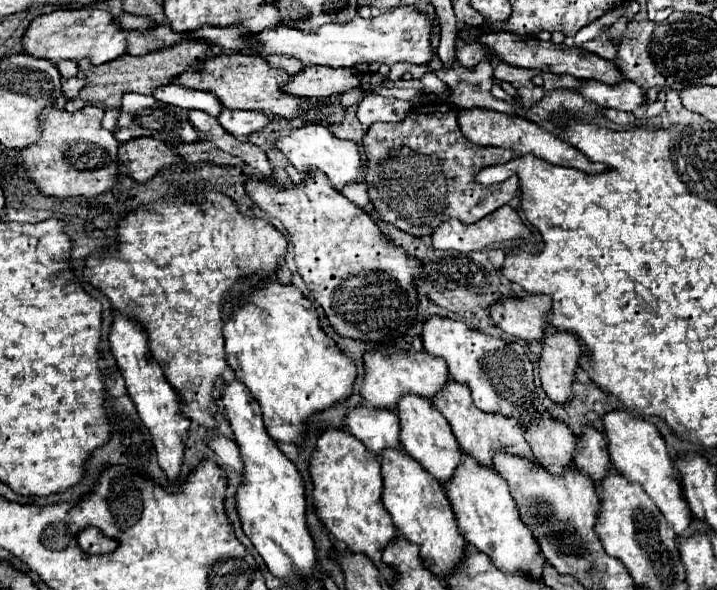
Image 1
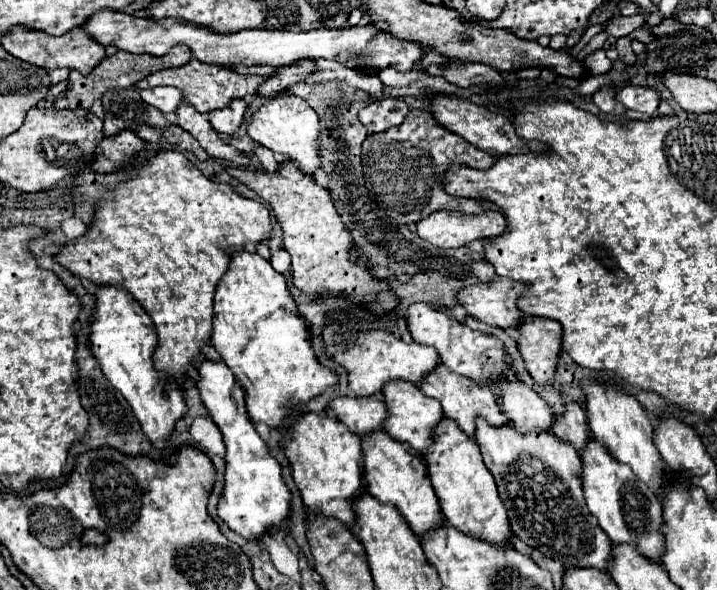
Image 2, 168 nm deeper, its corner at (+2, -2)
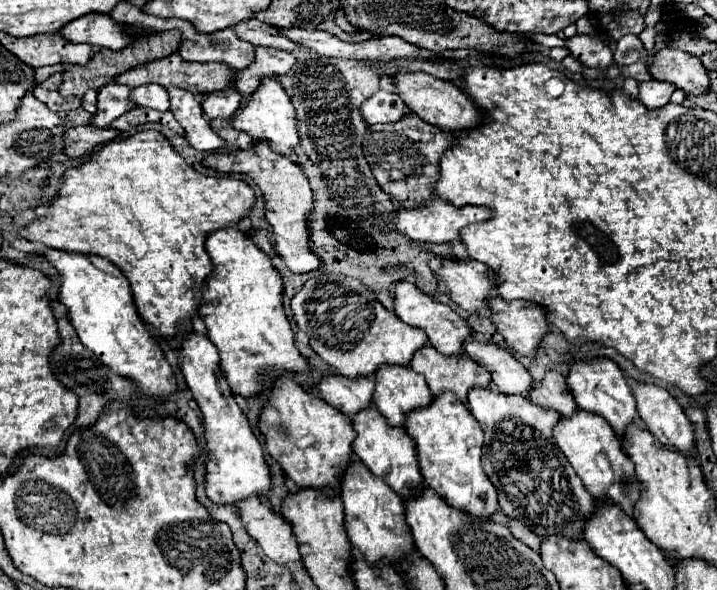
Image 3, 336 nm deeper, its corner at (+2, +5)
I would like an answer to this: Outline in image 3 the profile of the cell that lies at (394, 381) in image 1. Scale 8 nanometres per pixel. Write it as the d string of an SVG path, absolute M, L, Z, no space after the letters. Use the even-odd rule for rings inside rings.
M326 270L308 274L302 290L292 298L292 314L298 328L310 336L312 350L350 380L368 378L382 364L408 366L412 356L428 342L424 330L404 324L362 282Z

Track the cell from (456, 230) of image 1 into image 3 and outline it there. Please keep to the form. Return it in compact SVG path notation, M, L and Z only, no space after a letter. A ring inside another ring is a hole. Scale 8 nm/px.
M436 198L432 200L428 206L422 206L418 210L406 210L406 208L400 208L398 216L396 216L396 228L406 234L408 238L416 240L416 242L436 242L436 244L444 244L444 242L452 242L452 240L458 240L460 238L460 230L468 224L474 224L474 222L486 222L494 216L492 210L484 208L484 206L462 206L462 208L456 208L452 206L450 202L442 200L442 198Z

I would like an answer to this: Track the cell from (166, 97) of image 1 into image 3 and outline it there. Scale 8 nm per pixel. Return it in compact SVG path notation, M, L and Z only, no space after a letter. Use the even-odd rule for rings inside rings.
M144 84L132 90L132 102L136 102L138 106L144 108L154 108L160 112L166 112L170 108L168 102L168 90L164 86L156 86L156 84Z

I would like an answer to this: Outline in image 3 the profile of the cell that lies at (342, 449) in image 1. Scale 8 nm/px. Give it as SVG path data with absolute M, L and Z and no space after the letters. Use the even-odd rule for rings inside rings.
M280 378L260 414L260 432L266 438L268 452L280 462L290 480L300 488L330 488L340 496L342 476L350 464L352 442L356 438L348 416L334 410L334 406L326 404L322 398L316 398L312 392L302 390L294 380Z

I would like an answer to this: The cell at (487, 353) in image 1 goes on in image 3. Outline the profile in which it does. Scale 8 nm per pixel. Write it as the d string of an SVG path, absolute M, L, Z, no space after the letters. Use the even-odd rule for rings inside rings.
M398 282L396 284L396 292L394 292L394 312L396 316L414 326L414 328L422 328L428 334L430 344L446 356L462 356L462 342L466 342L466 338L472 338L472 330L468 326L468 322L464 318L460 318L448 304L436 302L432 300L428 294L420 292L414 284L410 282Z

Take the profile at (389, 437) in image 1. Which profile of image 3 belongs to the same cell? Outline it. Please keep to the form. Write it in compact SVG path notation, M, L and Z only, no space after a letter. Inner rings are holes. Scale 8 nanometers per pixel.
M336 374L326 376L318 390L322 392L322 398L340 410L346 416L354 416L360 410L372 406L372 394L374 394L374 378L358 378L350 382L350 378L342 378Z

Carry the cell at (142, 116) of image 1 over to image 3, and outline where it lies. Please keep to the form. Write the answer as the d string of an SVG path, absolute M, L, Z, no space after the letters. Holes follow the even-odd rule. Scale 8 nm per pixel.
M110 82L98 90L98 112L92 120L98 128L108 128L118 116L138 108L134 102L130 102L130 86L122 86L116 82Z

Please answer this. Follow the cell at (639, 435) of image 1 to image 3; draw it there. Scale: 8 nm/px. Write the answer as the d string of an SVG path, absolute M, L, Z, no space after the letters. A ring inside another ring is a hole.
M608 358L578 360L572 364L572 370L570 370L566 382L568 382L568 388L570 388L572 396L576 398L576 404L580 406L580 410L594 412L594 414L606 418L618 438L624 436L628 424L634 424L638 420L636 398L626 382L624 372L618 368L616 362L612 362Z

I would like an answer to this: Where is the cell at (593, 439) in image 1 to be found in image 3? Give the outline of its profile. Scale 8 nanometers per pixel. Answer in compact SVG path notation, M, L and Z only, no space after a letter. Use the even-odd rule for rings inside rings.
M548 372L544 380L532 388L530 400L546 410L556 410L562 418L570 418L578 412L578 404L574 402L566 378L560 372Z

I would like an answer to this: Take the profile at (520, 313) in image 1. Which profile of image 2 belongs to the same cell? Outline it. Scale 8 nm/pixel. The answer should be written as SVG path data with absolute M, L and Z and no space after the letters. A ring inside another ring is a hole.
M500 277L496 281L476 283L460 289L456 297L472 317L488 325L508 329L518 325L516 301L524 291L526 285L508 277Z

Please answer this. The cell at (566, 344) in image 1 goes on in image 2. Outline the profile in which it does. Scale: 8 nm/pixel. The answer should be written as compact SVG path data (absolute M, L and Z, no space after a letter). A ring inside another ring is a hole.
M522 317L518 323L520 339L518 351L524 359L526 371L536 383L546 383L556 373L556 363L560 355L562 325L552 319L542 317Z

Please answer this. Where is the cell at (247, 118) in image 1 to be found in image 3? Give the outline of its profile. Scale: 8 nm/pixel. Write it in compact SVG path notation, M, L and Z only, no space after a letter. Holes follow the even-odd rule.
M228 88L222 92L206 94L202 100L202 110L210 120L214 120L214 118L228 120L240 108L240 102L242 102L242 94L238 90Z

